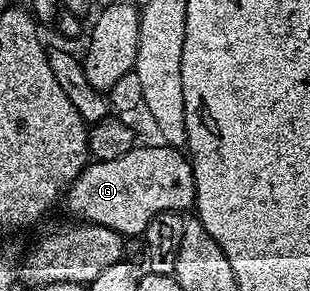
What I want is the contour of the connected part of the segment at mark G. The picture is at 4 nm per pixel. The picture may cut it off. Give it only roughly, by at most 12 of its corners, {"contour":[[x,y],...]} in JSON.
{"contour":[[137,145],[88,162],[68,213],[139,237],[195,205],[191,160]]}

